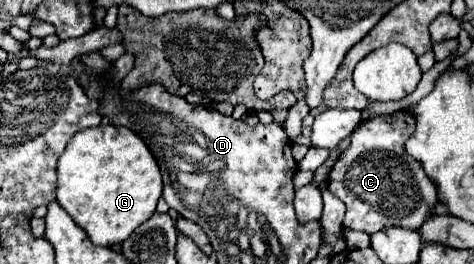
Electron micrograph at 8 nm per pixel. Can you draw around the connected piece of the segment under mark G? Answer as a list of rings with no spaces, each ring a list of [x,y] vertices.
[[[98,125],[94,129],[78,131],[60,155],[56,173],[56,201],[76,221],[76,225],[86,231],[90,241],[100,247],[110,247],[126,241],[138,225],[150,219],[150,215],[156,211],[158,199],[162,197],[162,175],[156,159],[144,141],[126,127],[116,129],[114,125]]]

